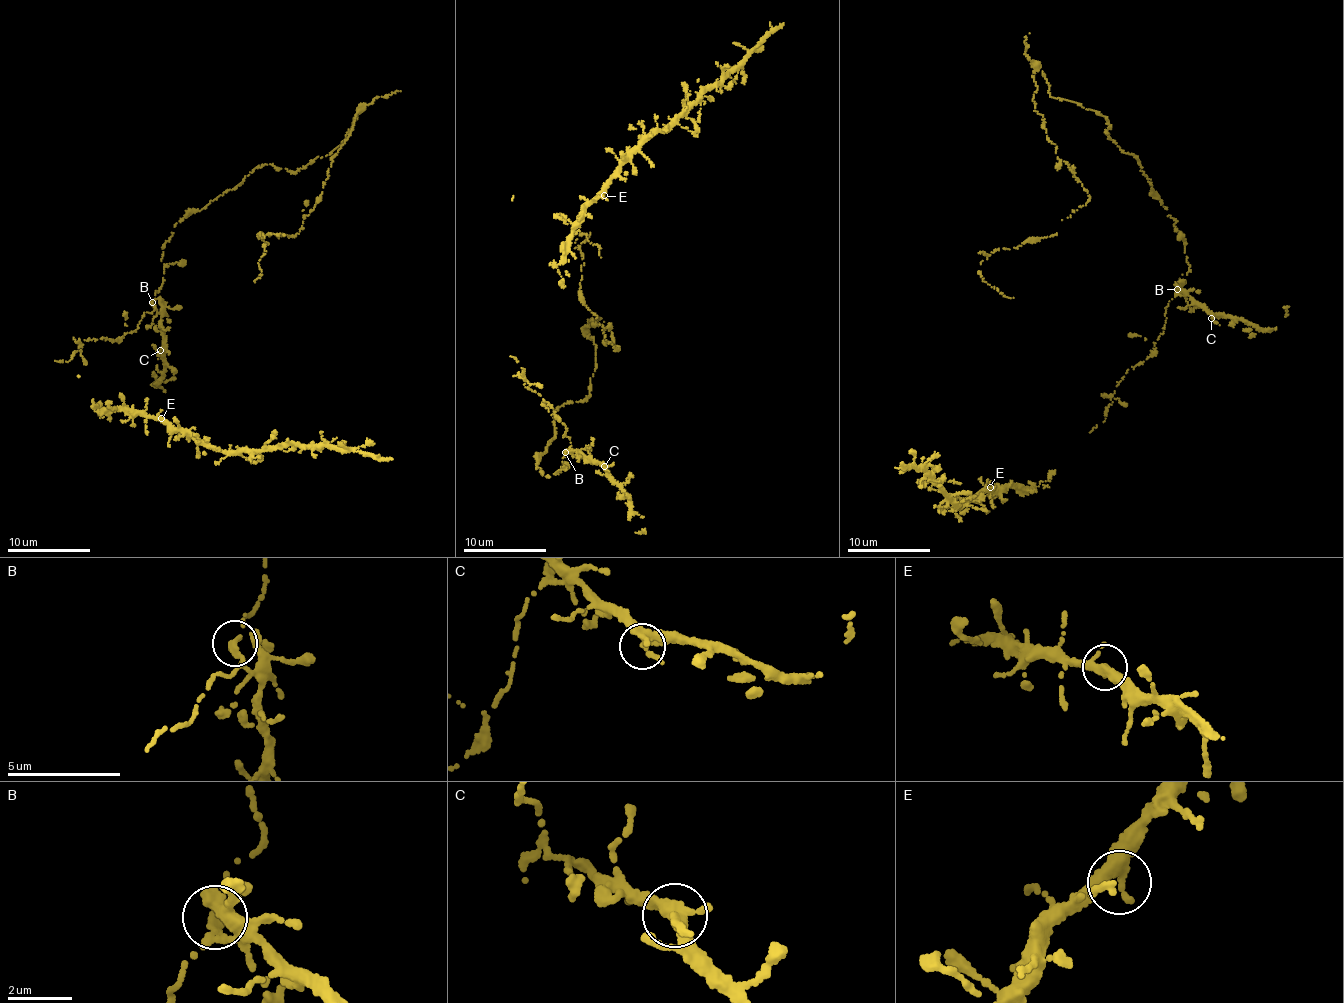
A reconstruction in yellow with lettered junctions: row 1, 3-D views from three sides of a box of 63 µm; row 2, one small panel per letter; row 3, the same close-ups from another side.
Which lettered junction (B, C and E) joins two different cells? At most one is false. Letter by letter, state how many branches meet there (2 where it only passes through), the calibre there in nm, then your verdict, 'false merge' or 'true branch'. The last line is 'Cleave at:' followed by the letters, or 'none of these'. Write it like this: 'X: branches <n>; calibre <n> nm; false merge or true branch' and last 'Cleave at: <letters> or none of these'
B: branches 3; calibre 240 nm; false merge
C: branches 3; calibre 280 nm; true branch
E: branches 3; calibre 240 nm; true branch
Cleave at: B

